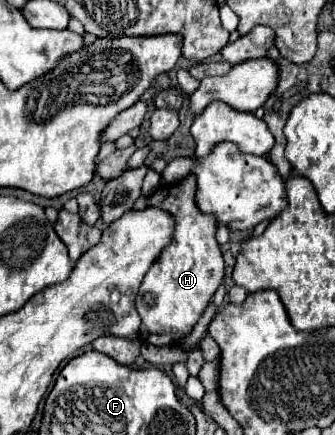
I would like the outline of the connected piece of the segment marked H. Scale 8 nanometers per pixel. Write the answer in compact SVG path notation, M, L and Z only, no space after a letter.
M189 175L179 183L161 185L149 199L151 207L159 207L175 217L173 241L151 265L137 293L137 311L141 315L139 335L153 345L169 345L173 341L181 341L199 321L217 287L223 283L223 255L215 239L219 223L215 215L199 211L195 203L195 183L197 179Z

